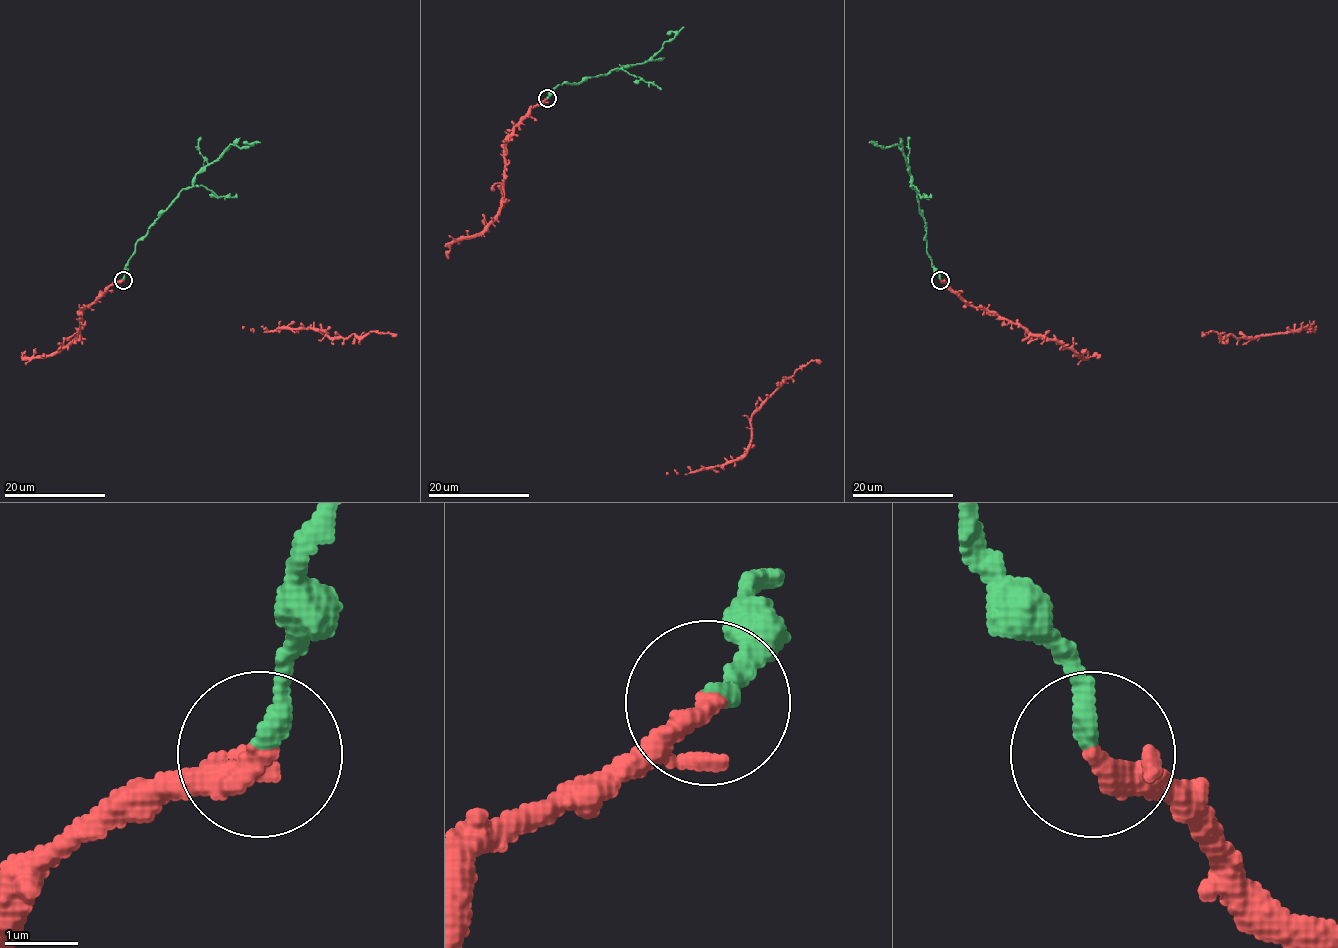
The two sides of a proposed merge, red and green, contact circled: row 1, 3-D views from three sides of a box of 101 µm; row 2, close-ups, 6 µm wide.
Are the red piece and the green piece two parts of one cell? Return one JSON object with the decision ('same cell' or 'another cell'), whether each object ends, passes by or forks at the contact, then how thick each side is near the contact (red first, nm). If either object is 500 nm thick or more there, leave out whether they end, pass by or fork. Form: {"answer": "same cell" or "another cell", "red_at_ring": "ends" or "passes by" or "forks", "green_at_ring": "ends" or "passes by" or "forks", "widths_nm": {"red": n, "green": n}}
{"answer": "another cell", "red_at_ring": "passes by", "green_at_ring": "ends", "widths_nm": {"red": 220, "green": 280}}

